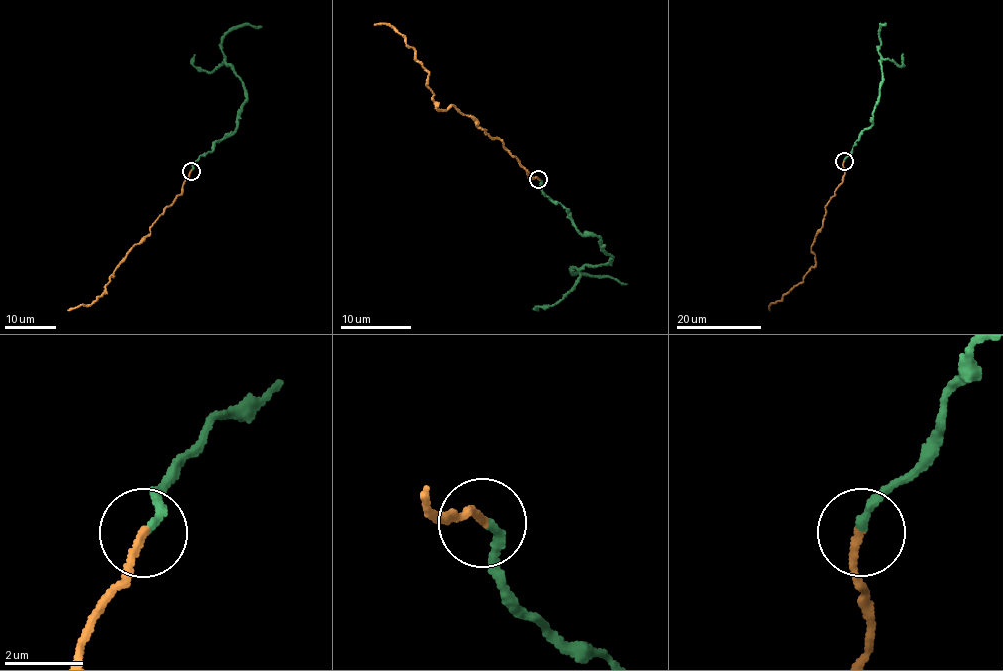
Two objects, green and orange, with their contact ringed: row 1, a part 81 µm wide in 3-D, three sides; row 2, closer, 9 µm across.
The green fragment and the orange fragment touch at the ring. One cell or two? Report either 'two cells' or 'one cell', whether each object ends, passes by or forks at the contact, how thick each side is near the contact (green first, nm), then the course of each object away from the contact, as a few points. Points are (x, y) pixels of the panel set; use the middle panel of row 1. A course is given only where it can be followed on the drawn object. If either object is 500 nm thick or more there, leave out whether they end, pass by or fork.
one cell | green ends | orange ends | 200/200 nm | green via (539, 179), (580, 233), (598, 236), (610, 256), (607, 264), (574, 268), (573, 276), (612, 276), (627, 285) | orange via (537, 179), (530, 177), (499, 139), (454, 105), (437, 108), (415, 53), (390, 25), (374, 24)

